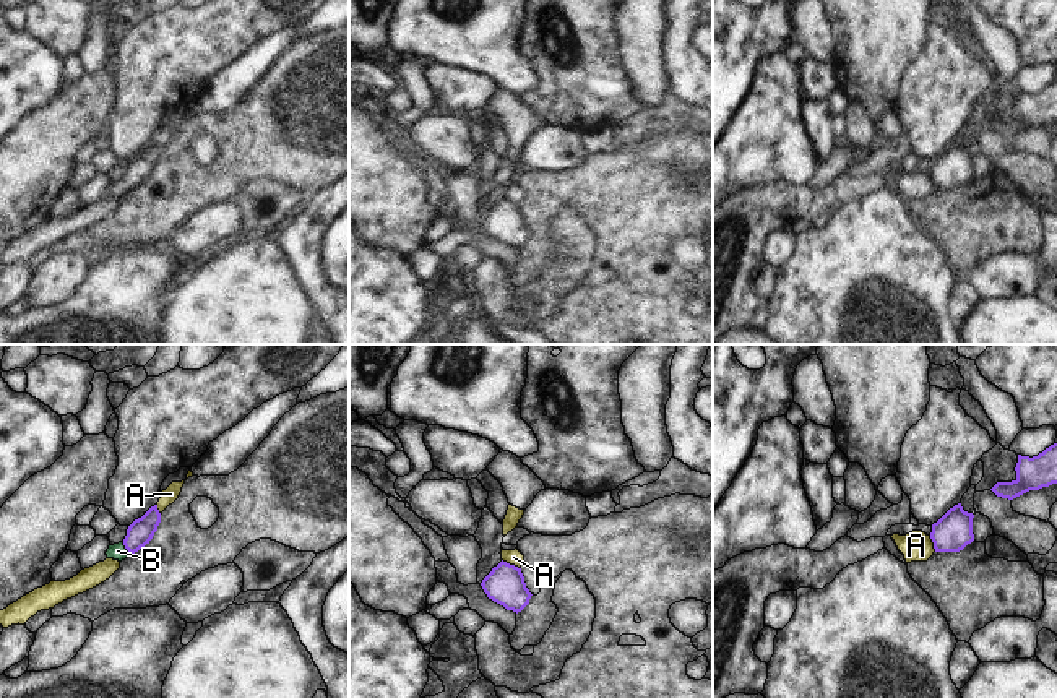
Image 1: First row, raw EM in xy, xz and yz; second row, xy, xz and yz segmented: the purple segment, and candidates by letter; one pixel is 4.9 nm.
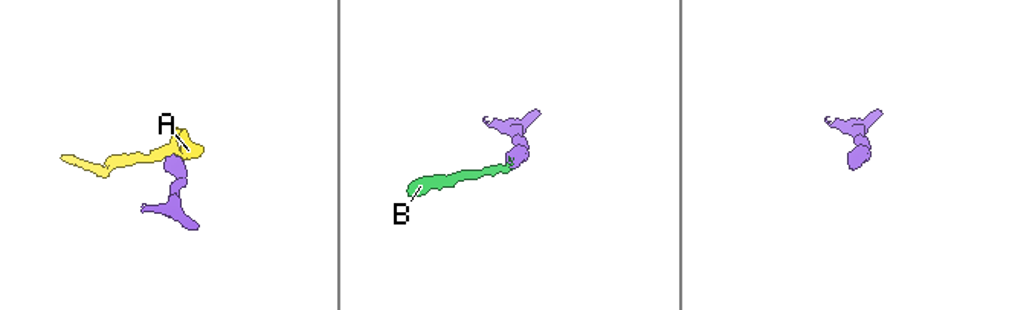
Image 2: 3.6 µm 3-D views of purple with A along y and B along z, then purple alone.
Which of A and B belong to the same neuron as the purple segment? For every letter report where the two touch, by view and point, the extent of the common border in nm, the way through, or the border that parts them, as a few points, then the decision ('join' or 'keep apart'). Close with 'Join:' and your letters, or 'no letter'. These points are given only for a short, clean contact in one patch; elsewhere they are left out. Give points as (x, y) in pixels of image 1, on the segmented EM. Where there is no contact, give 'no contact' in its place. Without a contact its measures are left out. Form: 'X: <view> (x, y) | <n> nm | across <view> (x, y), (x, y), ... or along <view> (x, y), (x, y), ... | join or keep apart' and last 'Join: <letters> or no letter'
A: xz (509, 564) | 100 nm | along xz (502, 559), (518, 568) | keep apart
B: xy (125, 547) | 80 nm | across xy (140, 531), (125, 547), (117, 551) | join
Join: B

